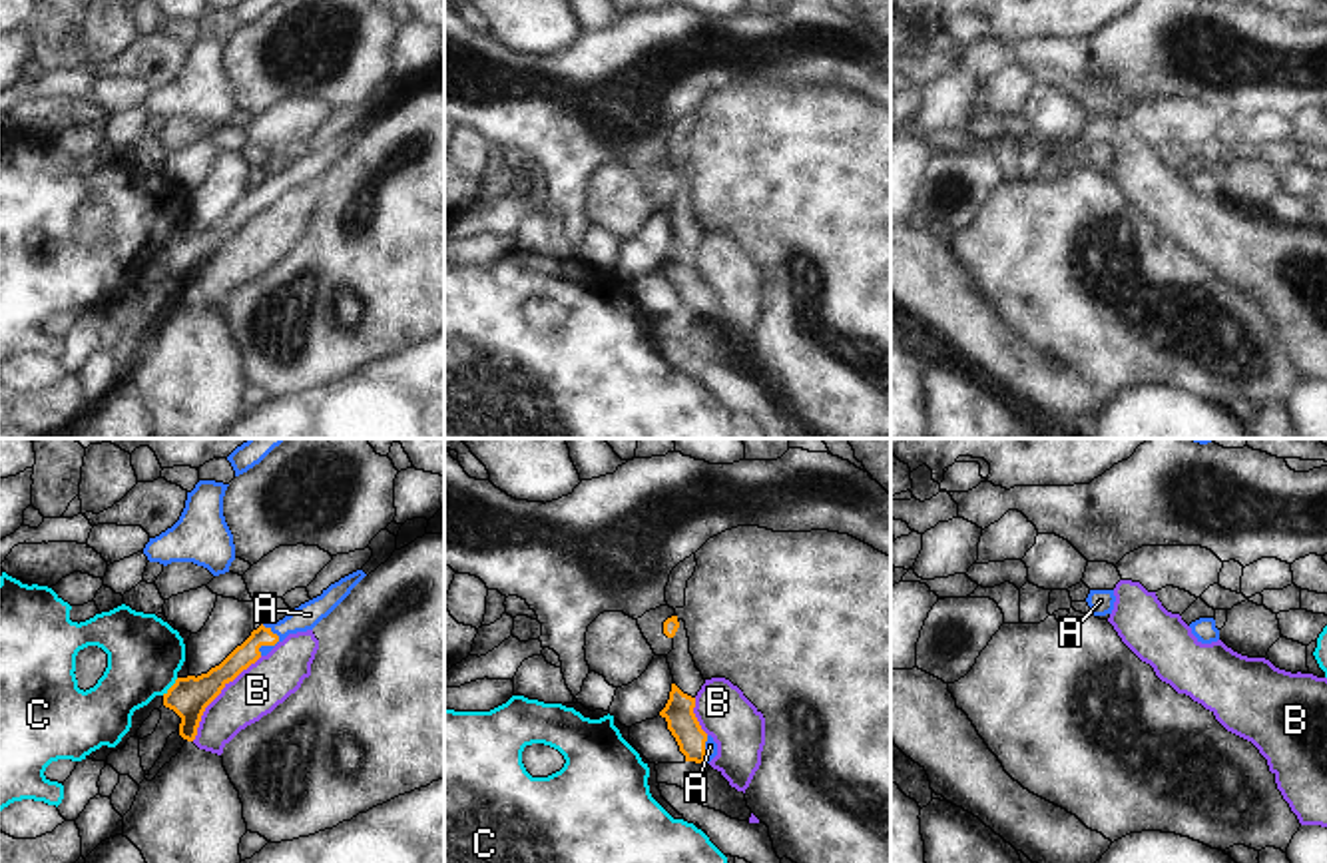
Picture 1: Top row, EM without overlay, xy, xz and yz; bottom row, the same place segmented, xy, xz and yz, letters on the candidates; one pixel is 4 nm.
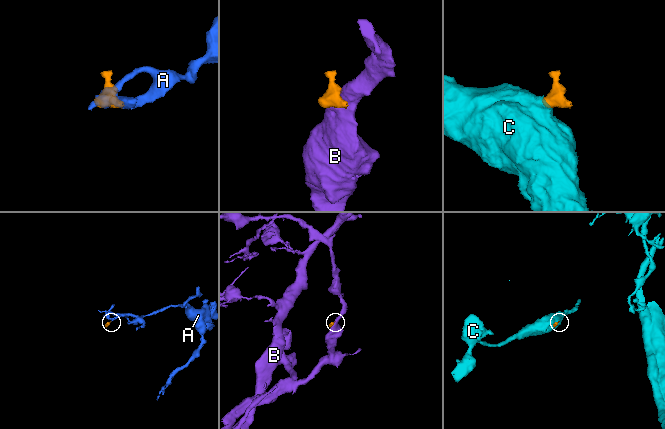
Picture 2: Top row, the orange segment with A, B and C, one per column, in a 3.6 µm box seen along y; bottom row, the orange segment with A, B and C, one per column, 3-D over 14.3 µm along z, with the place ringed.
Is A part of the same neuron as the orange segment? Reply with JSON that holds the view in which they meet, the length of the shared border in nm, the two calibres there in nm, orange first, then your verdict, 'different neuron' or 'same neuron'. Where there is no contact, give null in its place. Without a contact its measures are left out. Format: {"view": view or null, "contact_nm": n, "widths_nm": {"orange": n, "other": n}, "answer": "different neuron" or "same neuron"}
{"view": "xy", "contact_nm": 130, "widths_nm": {"orange": 90, "other": 100}, "answer": "same neuron"}

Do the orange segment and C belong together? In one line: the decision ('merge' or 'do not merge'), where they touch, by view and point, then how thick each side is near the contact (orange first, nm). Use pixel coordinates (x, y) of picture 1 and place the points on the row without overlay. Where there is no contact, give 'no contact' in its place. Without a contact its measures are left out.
do not merge | xy (172, 240) | 160/300 nm

